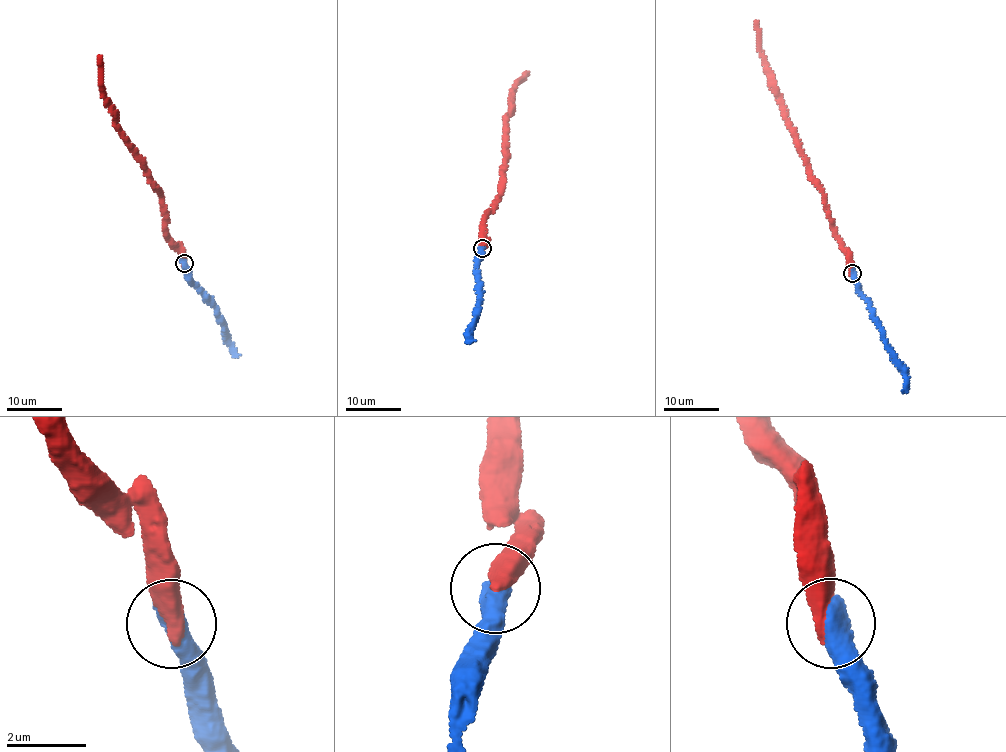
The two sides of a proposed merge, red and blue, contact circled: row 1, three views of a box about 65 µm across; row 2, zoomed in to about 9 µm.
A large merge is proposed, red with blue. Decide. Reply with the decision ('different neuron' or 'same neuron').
same neuron

